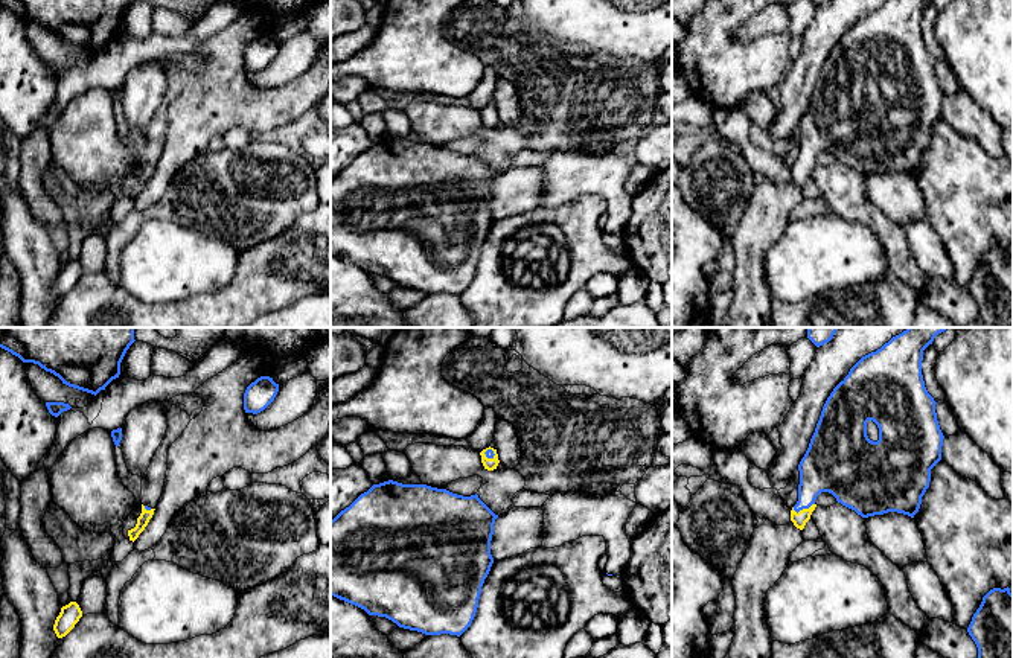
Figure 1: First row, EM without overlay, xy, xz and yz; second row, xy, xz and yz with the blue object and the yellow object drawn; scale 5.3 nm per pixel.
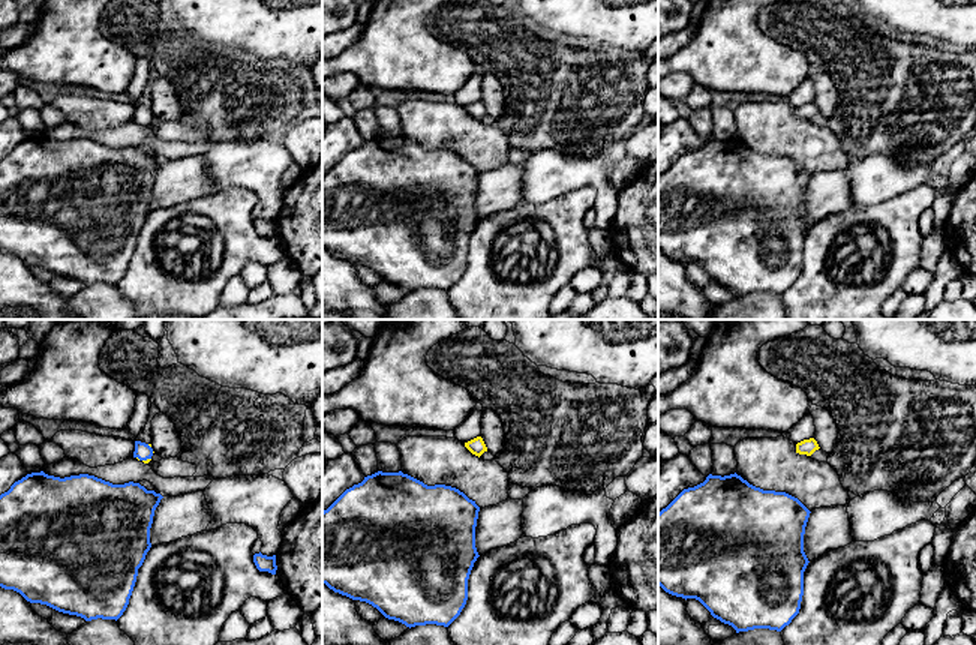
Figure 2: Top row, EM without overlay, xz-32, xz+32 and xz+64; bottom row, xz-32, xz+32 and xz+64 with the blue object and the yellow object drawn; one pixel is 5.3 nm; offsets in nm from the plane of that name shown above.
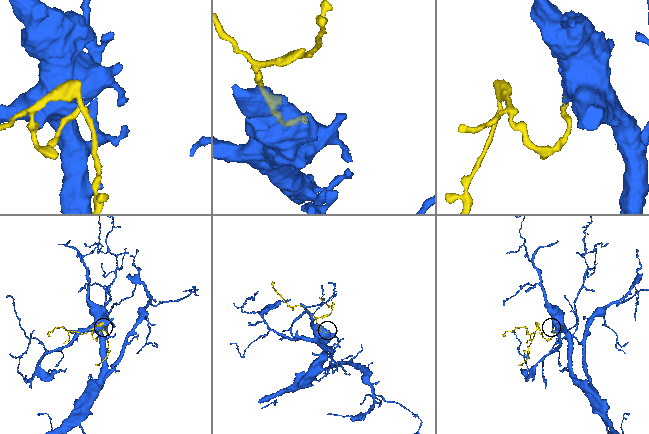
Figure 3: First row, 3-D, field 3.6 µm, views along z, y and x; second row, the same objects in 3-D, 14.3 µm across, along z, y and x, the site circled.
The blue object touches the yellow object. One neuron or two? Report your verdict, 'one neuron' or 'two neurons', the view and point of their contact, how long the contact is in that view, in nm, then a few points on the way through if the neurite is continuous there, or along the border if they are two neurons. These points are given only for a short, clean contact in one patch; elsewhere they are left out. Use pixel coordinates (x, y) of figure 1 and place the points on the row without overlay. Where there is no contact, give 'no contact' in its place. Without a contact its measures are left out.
one neuron | yz (803, 166) | 120 nm | across yz (826, 125), (814, 137), (803, 166), (800, 177)

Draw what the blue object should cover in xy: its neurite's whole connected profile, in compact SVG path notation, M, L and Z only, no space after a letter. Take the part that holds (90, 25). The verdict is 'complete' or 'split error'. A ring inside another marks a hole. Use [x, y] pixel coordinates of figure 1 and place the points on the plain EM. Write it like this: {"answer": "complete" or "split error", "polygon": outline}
{"answer": "complete", "polygon": "M0 0L23 21L38 23L62 43L97 53L120 34L120 21L134 0Z"}

